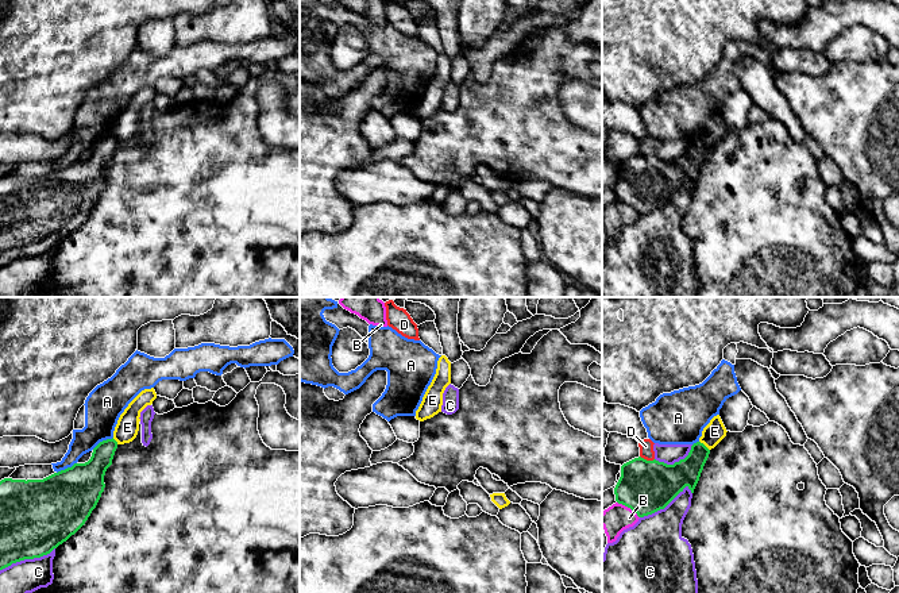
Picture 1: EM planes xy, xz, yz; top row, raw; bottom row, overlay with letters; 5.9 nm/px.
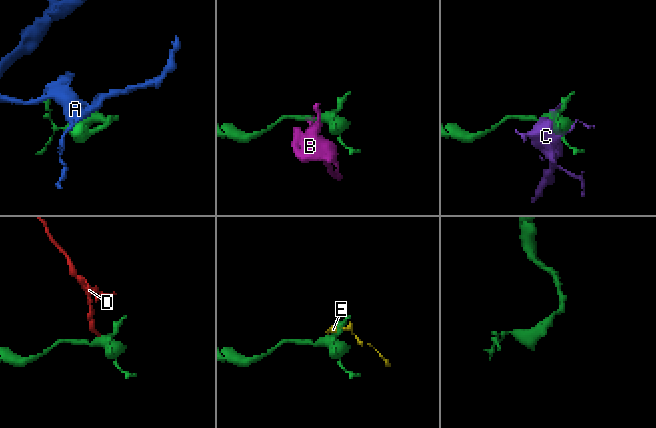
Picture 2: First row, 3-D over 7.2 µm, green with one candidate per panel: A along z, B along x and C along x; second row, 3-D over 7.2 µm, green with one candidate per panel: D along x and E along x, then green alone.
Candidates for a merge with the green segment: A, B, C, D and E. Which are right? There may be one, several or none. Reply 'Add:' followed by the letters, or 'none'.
Add: none

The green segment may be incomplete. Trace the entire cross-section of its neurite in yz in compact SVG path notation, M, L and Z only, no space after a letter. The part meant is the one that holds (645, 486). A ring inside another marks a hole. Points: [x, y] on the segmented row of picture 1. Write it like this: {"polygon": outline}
{"polygon": "M697 442L688 455L674 465L641 457L624 463L614 488L616 501L638 517L664 509L686 486L694 493L709 454L710 450Z"}

